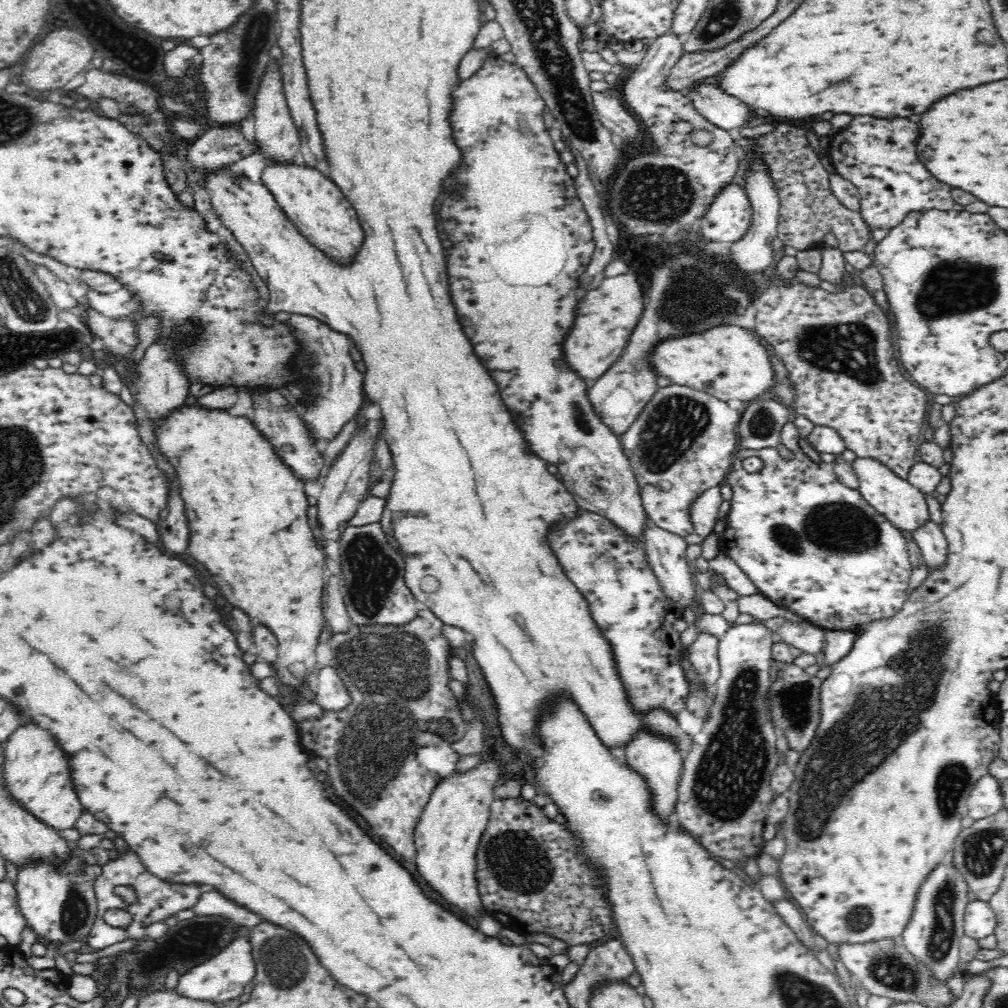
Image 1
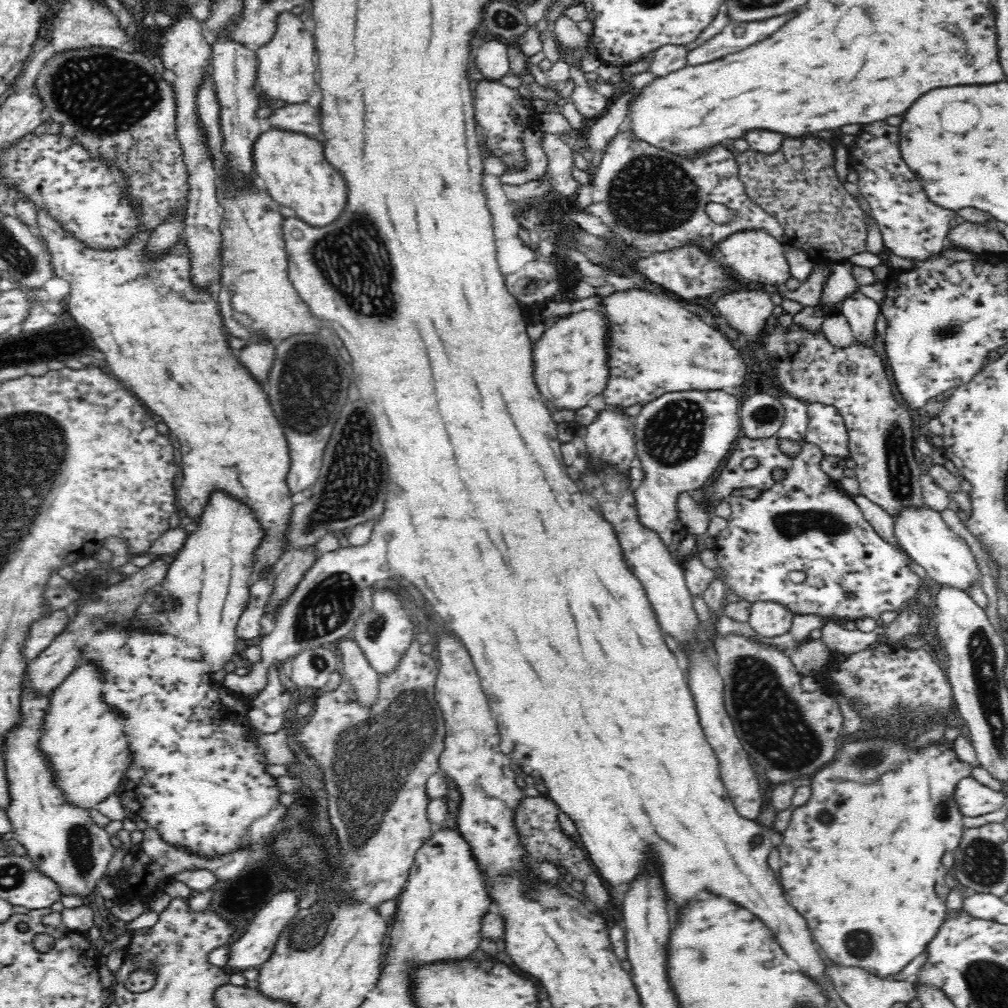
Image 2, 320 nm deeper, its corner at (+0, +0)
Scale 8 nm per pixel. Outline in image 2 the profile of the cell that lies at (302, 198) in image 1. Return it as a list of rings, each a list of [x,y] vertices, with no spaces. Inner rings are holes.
[[[269,128],[254,143],[253,159],[267,194],[276,203],[292,208],[303,223],[324,228],[340,218],[348,200],[347,184],[341,172],[325,159],[323,143],[306,134]]]

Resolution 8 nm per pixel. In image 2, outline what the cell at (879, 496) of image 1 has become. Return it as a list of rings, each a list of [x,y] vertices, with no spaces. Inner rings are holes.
[[[902,505],[893,516],[893,535],[899,545],[927,572],[928,579],[960,587],[968,592],[972,582],[980,583],[982,574],[967,542],[952,531],[941,518],[941,512],[916,505]]]

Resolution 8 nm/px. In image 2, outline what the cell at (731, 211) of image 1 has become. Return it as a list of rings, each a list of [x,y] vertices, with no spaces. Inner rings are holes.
[[[762,228],[738,229],[738,232],[731,233],[714,244],[714,253],[721,256],[722,262],[739,278],[758,281],[768,287],[782,287],[791,276],[783,244]]]

